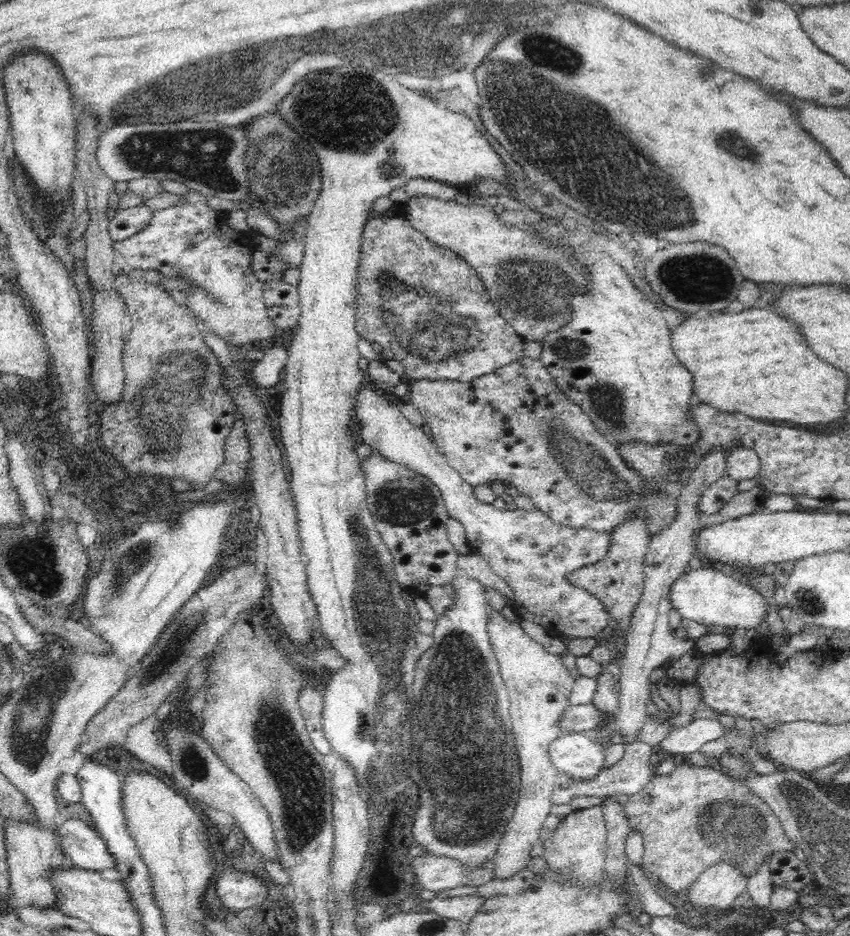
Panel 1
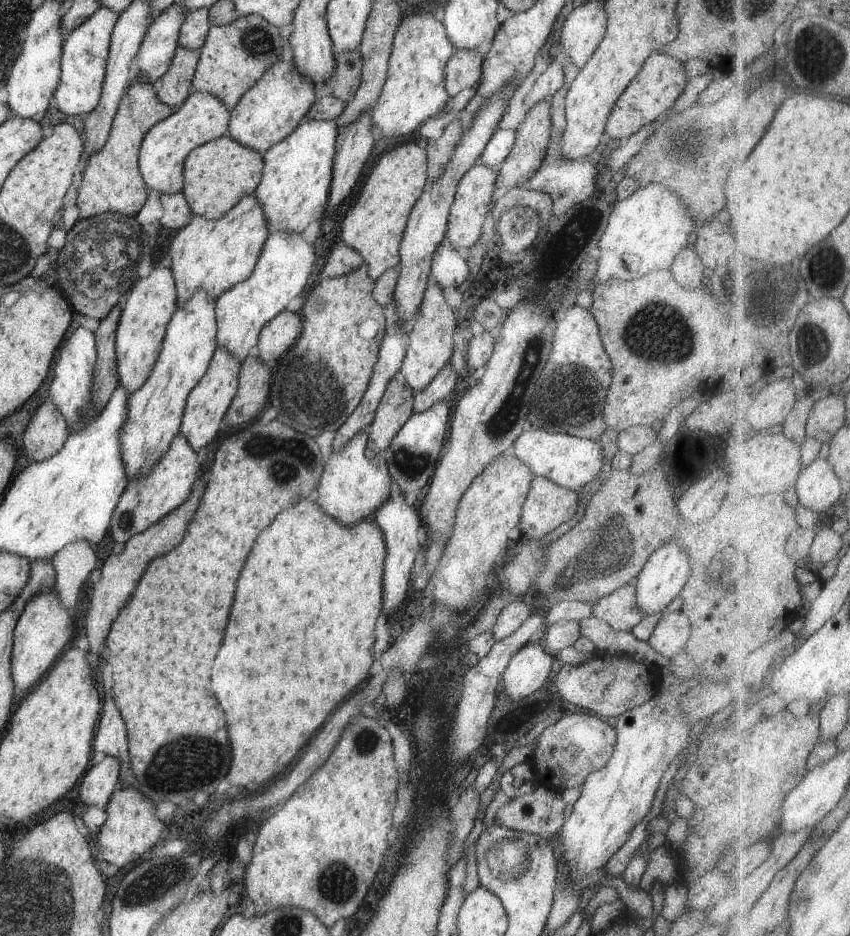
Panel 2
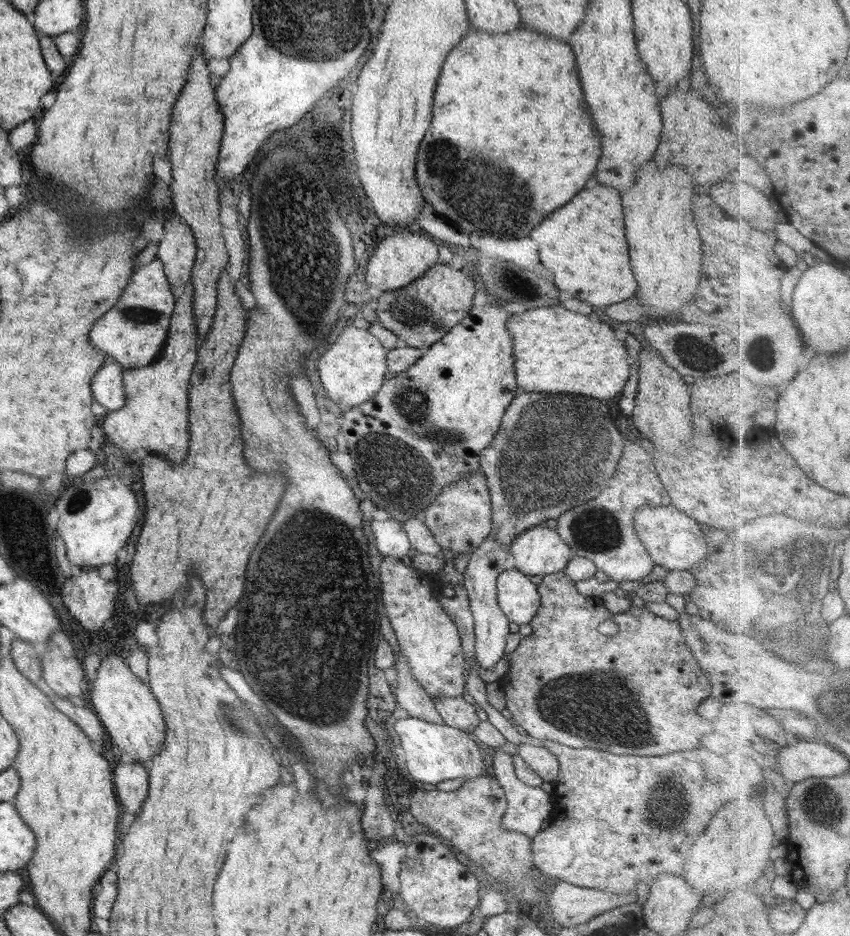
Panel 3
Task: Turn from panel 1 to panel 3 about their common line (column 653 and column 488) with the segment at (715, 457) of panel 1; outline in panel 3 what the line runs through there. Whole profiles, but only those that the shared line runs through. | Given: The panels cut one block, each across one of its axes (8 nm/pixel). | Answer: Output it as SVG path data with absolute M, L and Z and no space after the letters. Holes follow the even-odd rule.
M490 534L480 546L469 554L466 570L463 572L464 584L469 598L469 607L474 617L474 654L479 666L485 671L494 668L494 664L506 654L506 636L510 634L510 621L499 607L497 601L497 578L506 570L504 562L508 555L506 548L496 542Z

